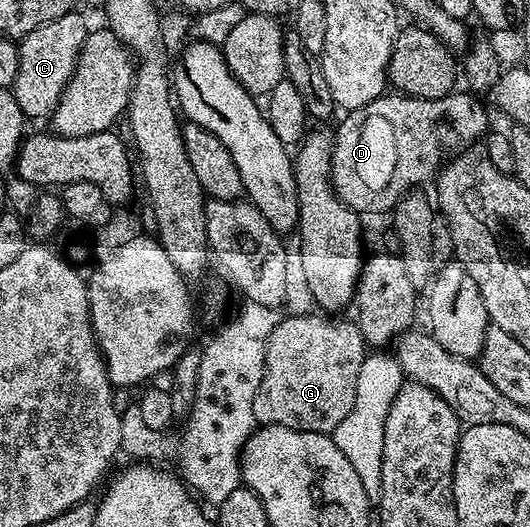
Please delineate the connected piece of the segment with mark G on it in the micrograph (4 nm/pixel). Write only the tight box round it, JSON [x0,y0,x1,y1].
[253,314,369,433]

